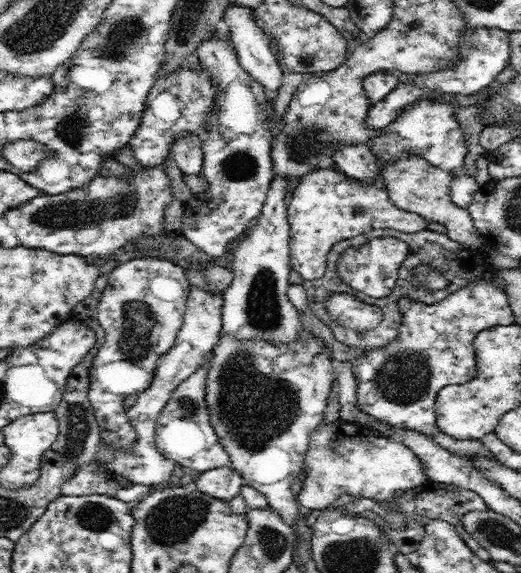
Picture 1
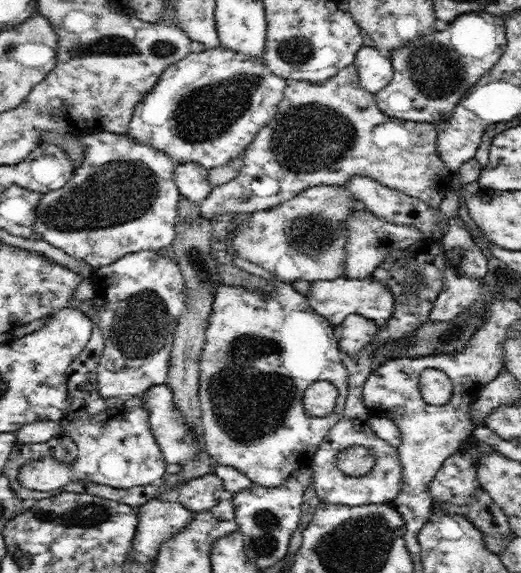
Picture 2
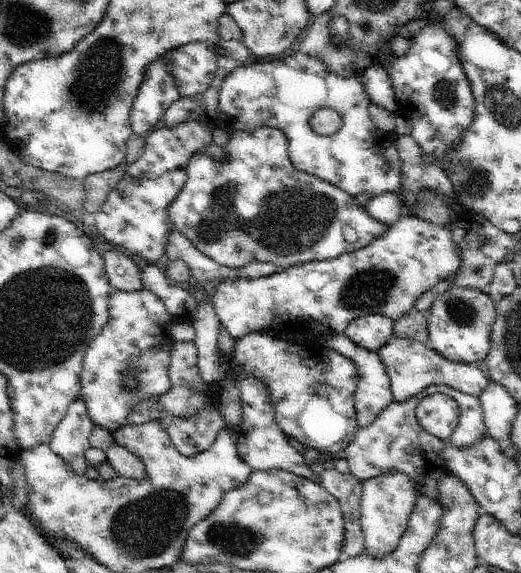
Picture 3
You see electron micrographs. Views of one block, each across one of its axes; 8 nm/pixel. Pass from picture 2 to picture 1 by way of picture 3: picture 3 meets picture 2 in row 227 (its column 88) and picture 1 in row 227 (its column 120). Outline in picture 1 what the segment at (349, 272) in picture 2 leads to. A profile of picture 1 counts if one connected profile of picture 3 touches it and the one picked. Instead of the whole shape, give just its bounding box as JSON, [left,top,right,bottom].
[286,168,428,281]

